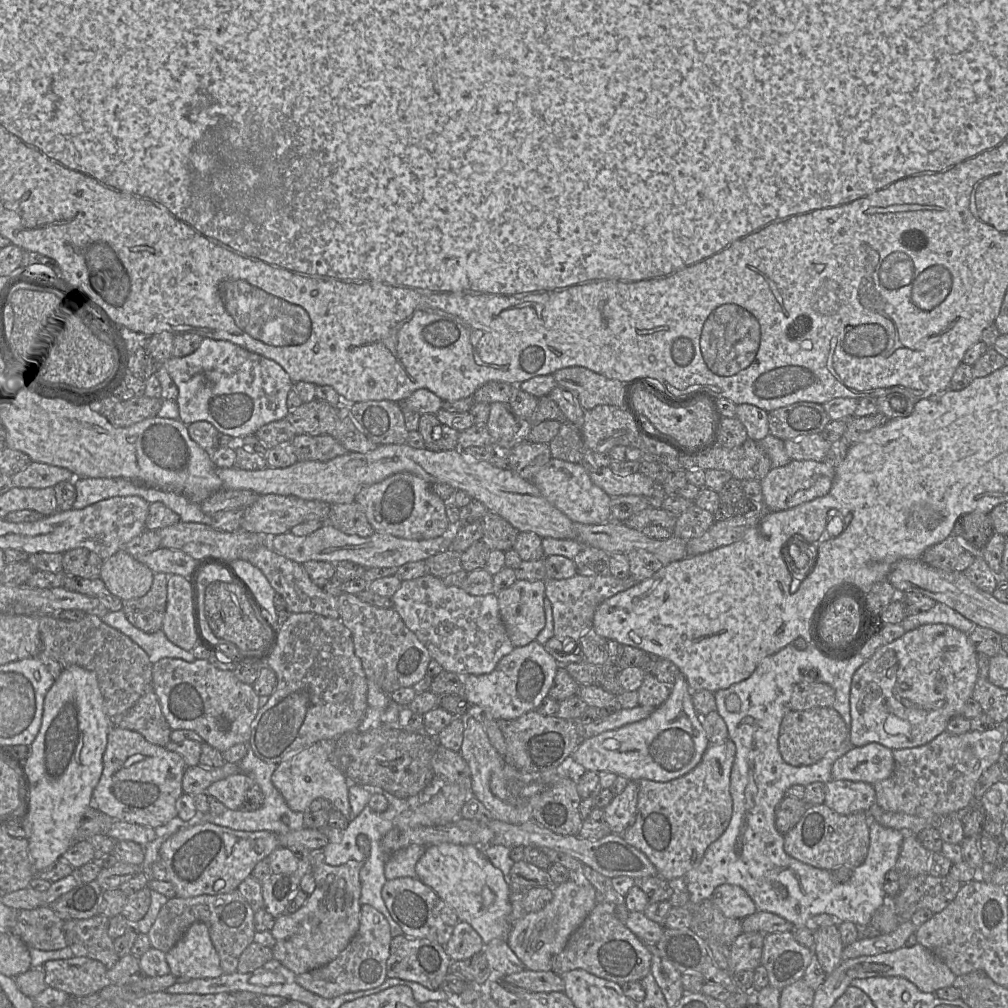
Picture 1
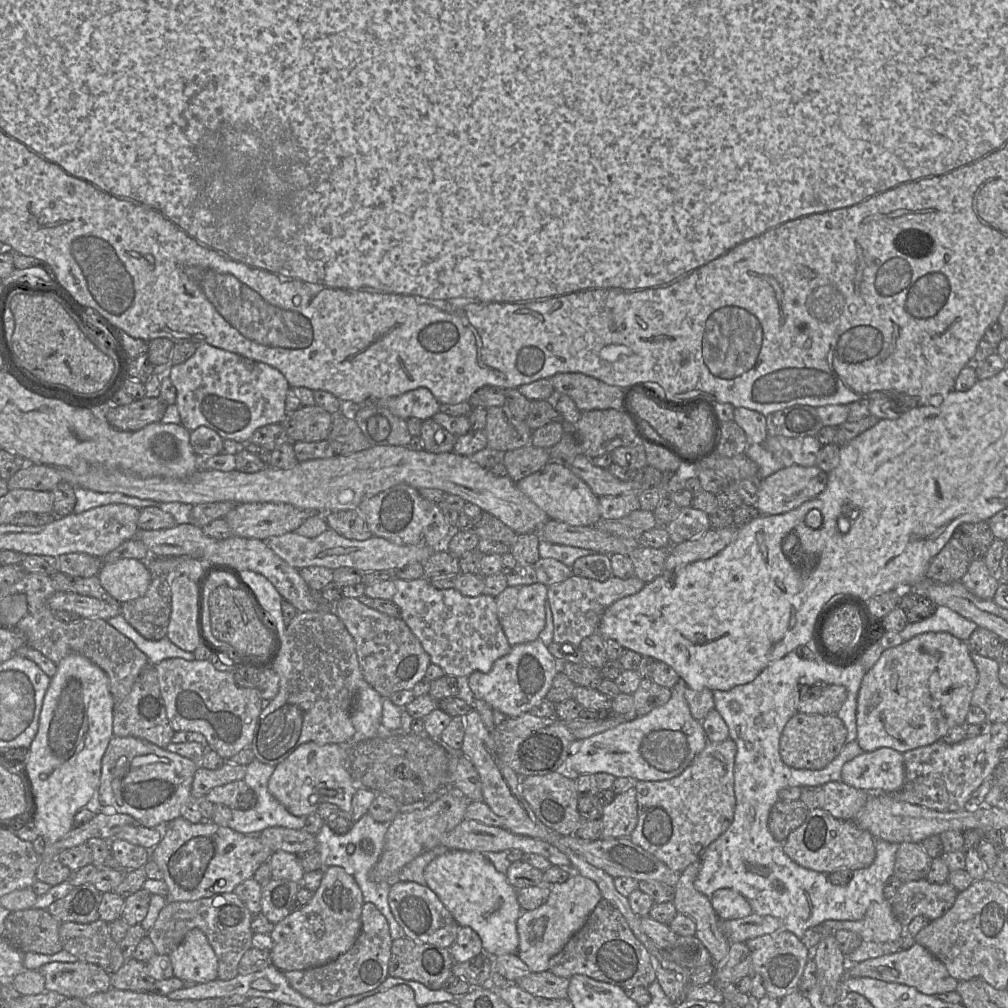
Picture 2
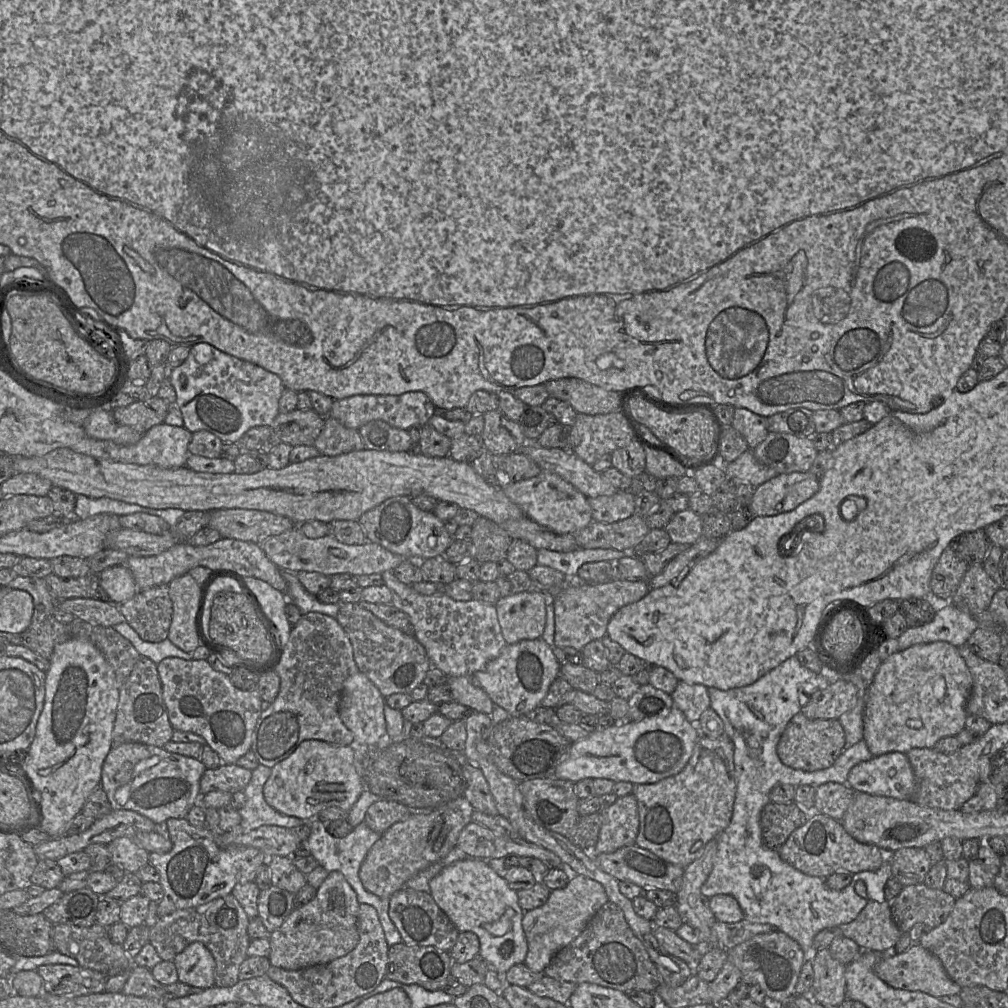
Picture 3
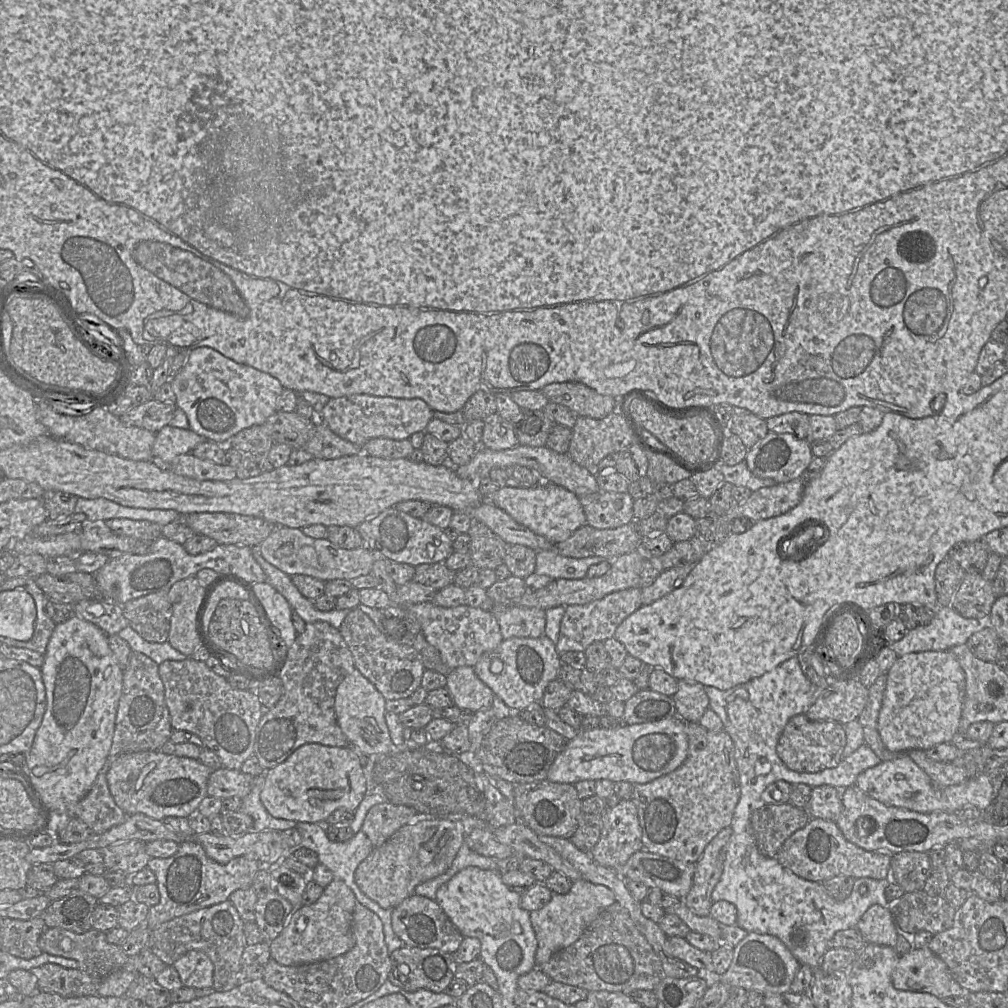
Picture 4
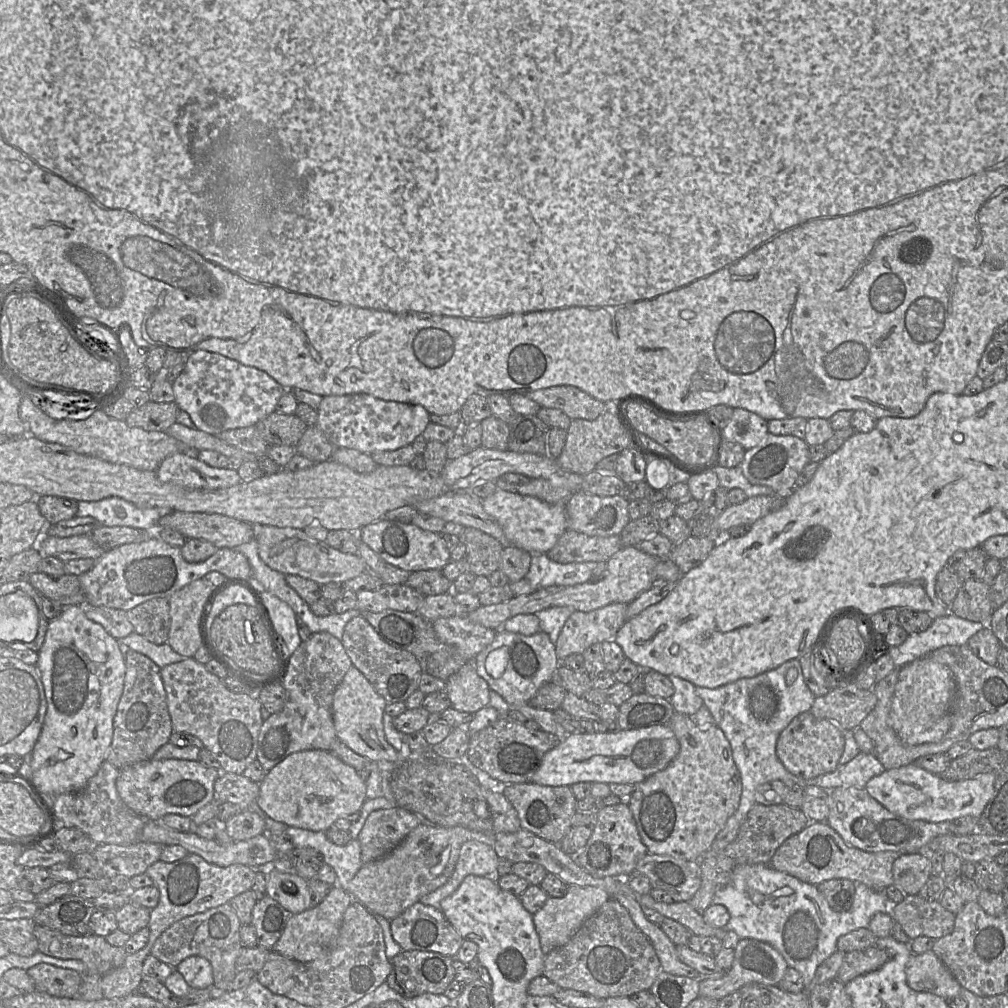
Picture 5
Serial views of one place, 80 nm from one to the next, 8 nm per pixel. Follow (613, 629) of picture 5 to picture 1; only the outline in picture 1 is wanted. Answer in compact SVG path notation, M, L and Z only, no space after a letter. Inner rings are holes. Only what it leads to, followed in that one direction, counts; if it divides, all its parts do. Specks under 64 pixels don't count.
M576 574L568 579L546 579L545 596L552 605L552 617L554 627L554 637L560 640L579 641L581 636L592 629L593 618L597 607L606 599L615 594L627 590L634 586L636 582L633 578L618 579L612 575L607 576L582 576Z

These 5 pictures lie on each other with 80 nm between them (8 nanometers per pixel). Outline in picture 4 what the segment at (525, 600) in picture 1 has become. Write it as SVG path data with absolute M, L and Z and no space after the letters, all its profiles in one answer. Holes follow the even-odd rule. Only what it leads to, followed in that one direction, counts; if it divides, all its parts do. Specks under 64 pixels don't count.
M505 606L495 614L503 639L538 638L544 635L545 610L520 606Z

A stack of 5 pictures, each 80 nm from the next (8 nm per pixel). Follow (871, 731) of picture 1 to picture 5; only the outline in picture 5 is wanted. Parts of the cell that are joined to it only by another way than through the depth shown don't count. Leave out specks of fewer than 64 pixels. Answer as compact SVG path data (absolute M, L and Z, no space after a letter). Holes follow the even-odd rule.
M924 656L899 669L889 725L906 745L939 742L950 727L950 706L956 691L952 671L944 664Z

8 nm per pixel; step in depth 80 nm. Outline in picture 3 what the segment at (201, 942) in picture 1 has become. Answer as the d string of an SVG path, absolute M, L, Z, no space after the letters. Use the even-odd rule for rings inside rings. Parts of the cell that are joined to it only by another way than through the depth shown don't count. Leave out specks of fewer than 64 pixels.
M203 943L189 944L174 958L173 963L178 981L201 989L215 986L215 960Z

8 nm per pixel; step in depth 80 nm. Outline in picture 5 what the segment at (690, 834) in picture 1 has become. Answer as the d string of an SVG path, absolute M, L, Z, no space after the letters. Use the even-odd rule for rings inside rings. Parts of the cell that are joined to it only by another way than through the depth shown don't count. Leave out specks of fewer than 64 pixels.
M676 711L667 725L679 742L678 755L663 770L632 784L632 793L622 801L628 803L648 853L698 861L737 811L741 776L731 745L717 725L700 727L693 718Z

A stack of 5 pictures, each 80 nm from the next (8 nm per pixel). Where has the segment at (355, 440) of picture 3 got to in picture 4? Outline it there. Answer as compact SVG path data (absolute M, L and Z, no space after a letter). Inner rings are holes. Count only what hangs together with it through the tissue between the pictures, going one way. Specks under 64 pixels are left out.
M319 422L304 449L319 459L334 459L363 452L363 446L341 438L328 426Z

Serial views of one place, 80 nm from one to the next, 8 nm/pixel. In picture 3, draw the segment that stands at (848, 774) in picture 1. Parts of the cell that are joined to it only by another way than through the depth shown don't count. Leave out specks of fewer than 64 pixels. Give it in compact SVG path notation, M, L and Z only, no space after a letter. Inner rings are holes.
M890 752L855 765L847 785L855 792L912 800L915 776L906 753Z

